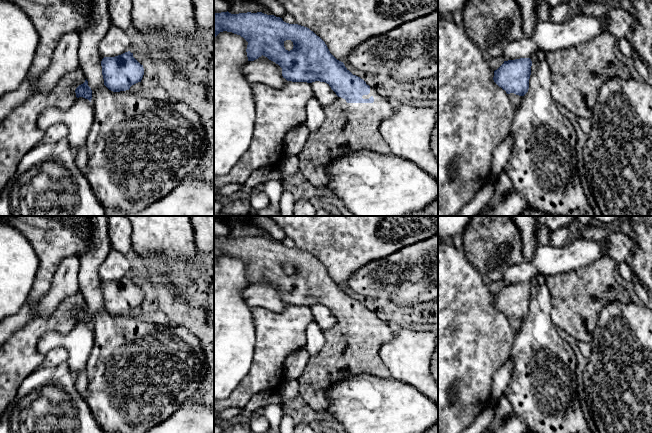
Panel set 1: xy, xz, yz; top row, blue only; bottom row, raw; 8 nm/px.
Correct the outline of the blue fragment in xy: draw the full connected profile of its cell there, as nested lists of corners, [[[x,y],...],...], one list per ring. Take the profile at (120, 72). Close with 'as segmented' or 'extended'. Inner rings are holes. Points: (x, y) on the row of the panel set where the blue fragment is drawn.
[[[130,51],[115,57],[104,57],[101,61],[104,85],[113,92],[129,90],[130,87],[141,82],[144,75],[144,68]]] | as segmented

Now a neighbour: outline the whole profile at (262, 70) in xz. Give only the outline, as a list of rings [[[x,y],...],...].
[[[265,56],[249,61],[242,68],[244,78],[249,84],[263,83],[275,89],[281,89],[287,83],[282,76],[282,68]]]

